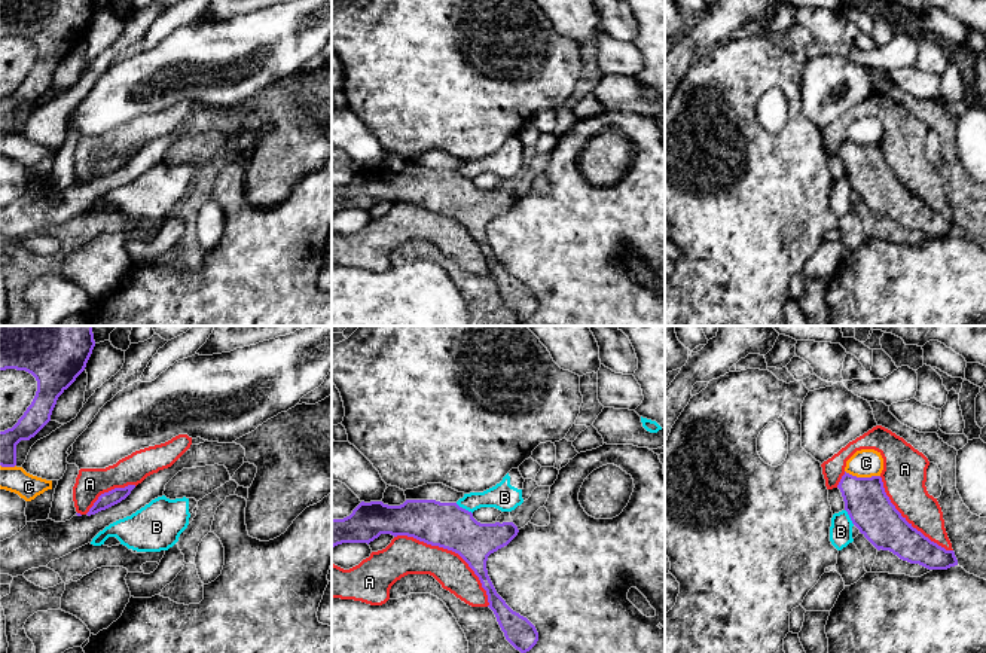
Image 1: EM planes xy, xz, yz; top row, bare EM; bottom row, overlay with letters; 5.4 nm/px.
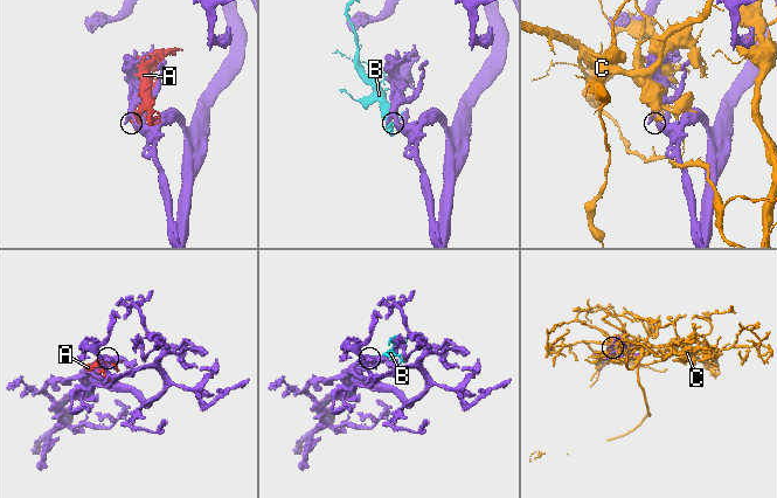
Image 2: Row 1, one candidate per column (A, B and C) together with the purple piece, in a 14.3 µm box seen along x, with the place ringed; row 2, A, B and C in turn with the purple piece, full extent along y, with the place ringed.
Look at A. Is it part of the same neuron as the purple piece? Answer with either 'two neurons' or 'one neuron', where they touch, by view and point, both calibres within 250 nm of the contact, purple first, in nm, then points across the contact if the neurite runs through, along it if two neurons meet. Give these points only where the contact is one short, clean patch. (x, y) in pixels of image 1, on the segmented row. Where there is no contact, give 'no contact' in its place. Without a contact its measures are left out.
two neurons; meets purple in xz at (452, 551); 240 nm thick on the purple side, 200 nm on the other

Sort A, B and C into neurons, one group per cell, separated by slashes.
A / B / C

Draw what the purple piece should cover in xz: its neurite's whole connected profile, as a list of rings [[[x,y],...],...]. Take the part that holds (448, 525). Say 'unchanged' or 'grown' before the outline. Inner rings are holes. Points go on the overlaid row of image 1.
unchanged; [[[406,500],[400,506],[361,501],[349,516],[332,519],[332,547],[342,543],[370,543],[381,534],[407,535],[458,553],[479,577],[489,608],[506,640],[521,653],[538,641],[535,626],[513,611],[497,594],[486,570],[488,556],[507,546],[519,530],[513,522],[480,524],[457,503]]]

